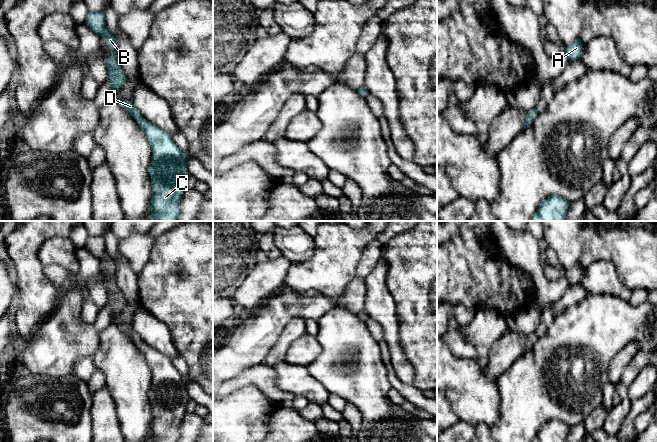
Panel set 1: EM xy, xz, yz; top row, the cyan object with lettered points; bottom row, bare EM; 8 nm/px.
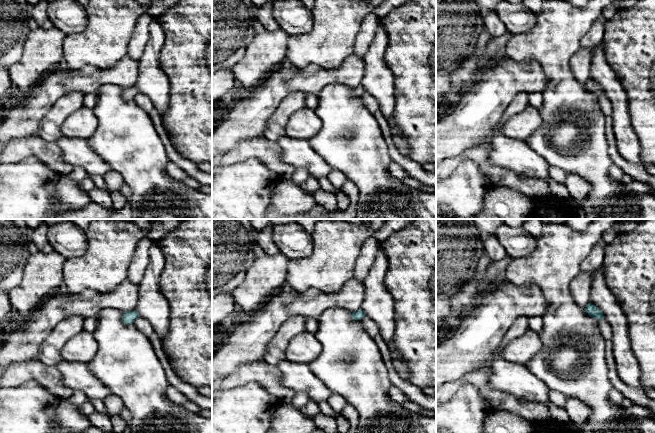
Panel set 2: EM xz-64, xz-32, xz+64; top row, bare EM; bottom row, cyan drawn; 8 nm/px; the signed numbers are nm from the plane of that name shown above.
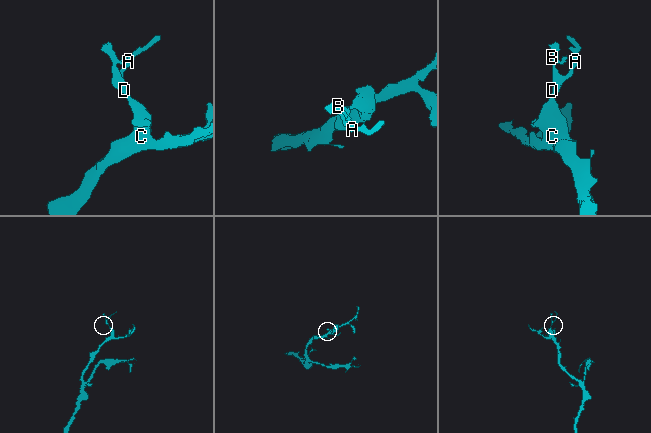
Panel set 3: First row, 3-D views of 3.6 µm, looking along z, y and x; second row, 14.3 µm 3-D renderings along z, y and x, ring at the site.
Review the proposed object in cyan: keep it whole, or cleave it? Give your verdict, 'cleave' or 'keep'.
keep

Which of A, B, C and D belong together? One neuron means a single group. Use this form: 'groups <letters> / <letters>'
groups A B C D

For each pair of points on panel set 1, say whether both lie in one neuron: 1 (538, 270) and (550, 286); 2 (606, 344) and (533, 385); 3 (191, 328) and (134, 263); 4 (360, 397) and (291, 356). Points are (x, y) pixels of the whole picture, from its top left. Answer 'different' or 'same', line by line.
1: same
2: same
3: different
4: different

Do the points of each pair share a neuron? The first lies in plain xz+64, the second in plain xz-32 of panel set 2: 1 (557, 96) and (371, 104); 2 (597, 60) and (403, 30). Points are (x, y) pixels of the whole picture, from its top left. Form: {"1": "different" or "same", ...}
{"1": "different", "2": "different"}

